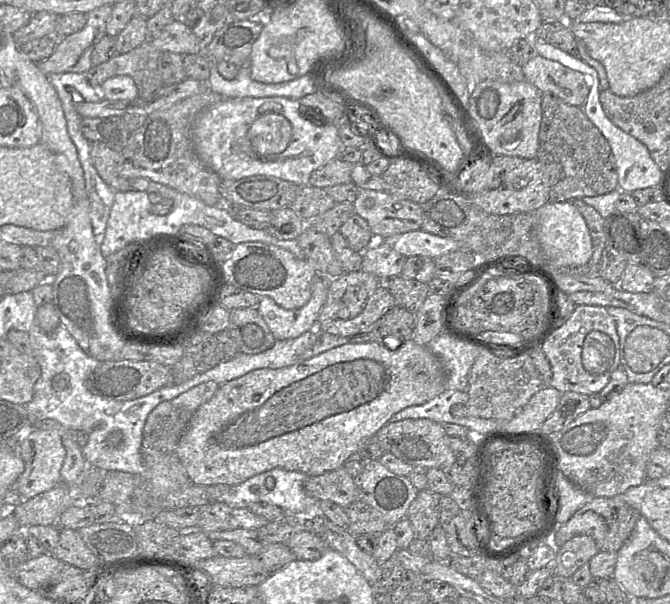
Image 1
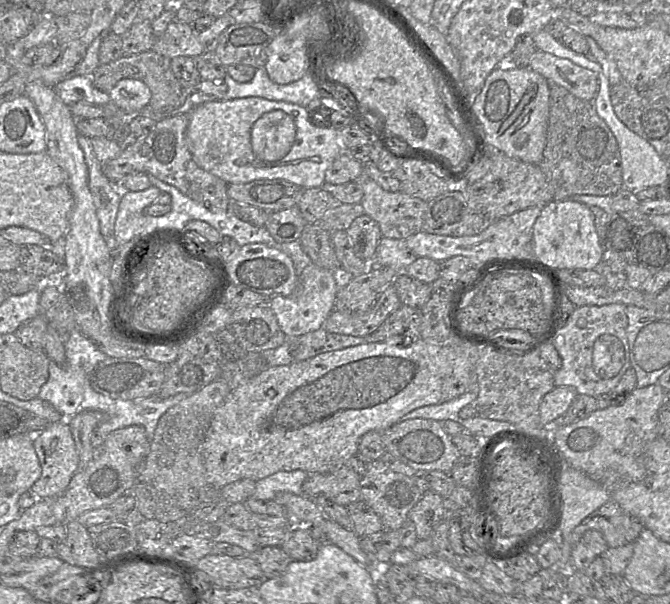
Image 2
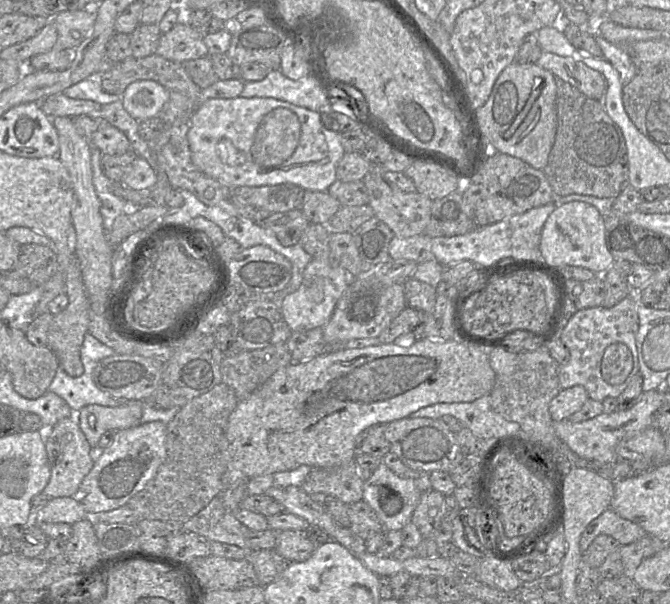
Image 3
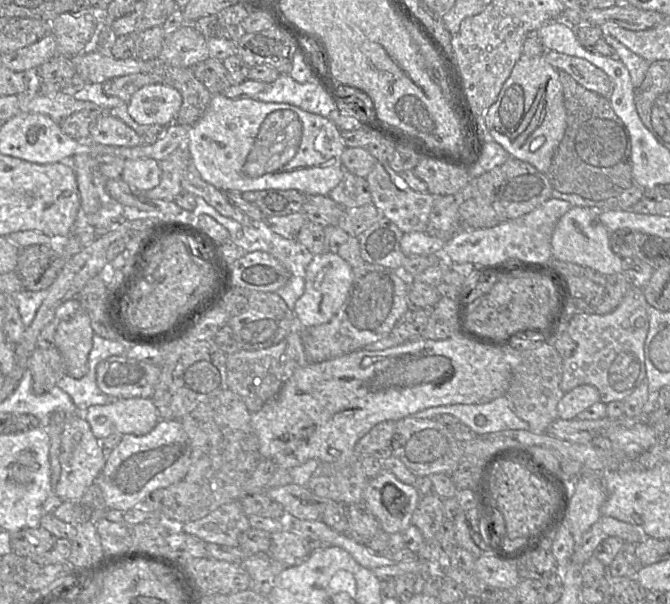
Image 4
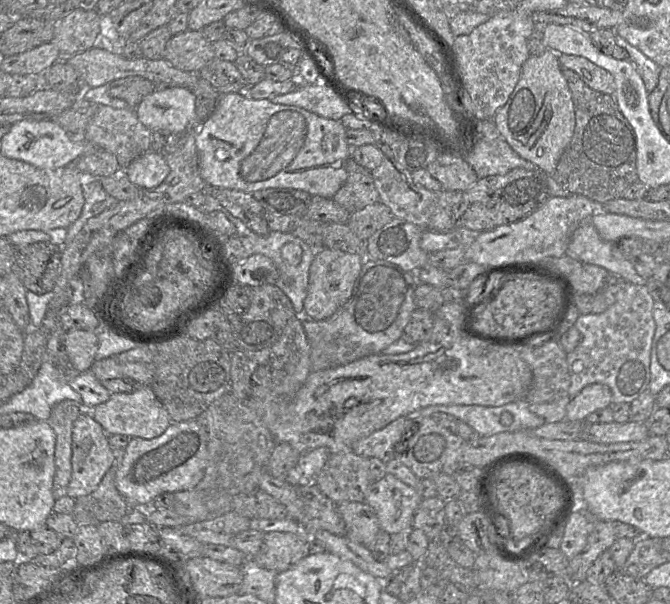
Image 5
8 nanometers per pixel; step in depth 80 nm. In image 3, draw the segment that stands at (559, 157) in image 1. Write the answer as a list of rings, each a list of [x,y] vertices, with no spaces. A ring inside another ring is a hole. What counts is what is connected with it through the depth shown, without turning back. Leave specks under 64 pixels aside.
[[[556,78],[557,130],[543,169],[554,194],[614,199],[630,187],[625,139],[619,126],[607,114],[604,104],[605,94],[600,99],[592,99],[568,82]]]

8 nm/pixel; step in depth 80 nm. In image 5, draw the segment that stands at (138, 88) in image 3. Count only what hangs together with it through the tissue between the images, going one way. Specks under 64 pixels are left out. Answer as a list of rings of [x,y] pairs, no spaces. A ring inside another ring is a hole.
[[[158,87],[146,95],[134,110],[139,121],[151,131],[168,130],[172,134],[184,134],[195,123],[195,95],[185,87]]]

